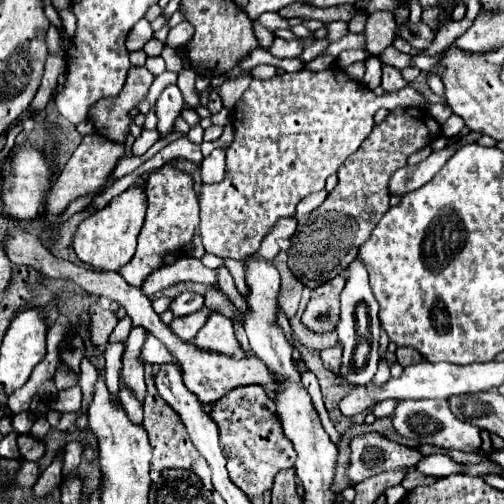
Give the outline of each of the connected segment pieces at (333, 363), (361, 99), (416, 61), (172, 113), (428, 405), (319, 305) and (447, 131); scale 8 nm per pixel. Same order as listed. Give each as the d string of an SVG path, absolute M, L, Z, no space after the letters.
M333 346L333 348L323 348L321 350L321 360L323 360L323 366L331 372L337 372L339 370L339 356L341 356L341 348L339 346Z
M331 68L323 72L301 70L295 74L273 76L269 80L251 80L233 108L231 124L235 128L235 140L227 150L227 176L219 184L203 184L199 194L203 246L209 254L219 258L245 260L255 254L261 240L273 228L279 218L295 216L295 206L311 192L319 192L325 180L339 170L339 166L361 146L373 128L373 116L379 108L393 110L397 106L421 106L425 98L411 86L375 96L361 82L351 80L343 70Z
M443 52L435 54L435 56L418 55L412 58L412 66L417 67L420 70L428 71L431 66L441 67L440 60L443 56Z
M171 84L161 92L155 108L157 108L157 116L159 116L157 130L161 132L161 136L167 136L173 130L173 120L183 110L183 96L181 96L181 90L177 88L177 84Z
M401 400L393 412L393 428L403 438L419 440L423 444L437 444L437 446L451 448L451 450L475 452L481 446L479 428L457 420L451 414L447 400Z
M335 276L327 284L313 290L309 306L303 314L303 322L315 332L335 328L339 318L339 292L343 290L343 276Z
M451 114L451 116L449 116L449 120L441 126L443 136L447 136L447 138L459 136L459 134L463 132L463 128L465 128L465 122L463 122L463 118L459 118L457 114Z

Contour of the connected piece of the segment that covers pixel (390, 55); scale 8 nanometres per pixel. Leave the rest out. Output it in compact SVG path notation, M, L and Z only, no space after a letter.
M387 46L387 48L383 50L383 54L379 54L379 60L381 60L383 64L395 66L395 68L399 68L399 70L405 68L405 66L411 66L411 64L409 64L409 62L411 62L411 56L399 52L395 46Z

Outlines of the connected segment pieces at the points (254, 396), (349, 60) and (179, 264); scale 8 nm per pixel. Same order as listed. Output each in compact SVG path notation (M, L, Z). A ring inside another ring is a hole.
M253 384L233 388L213 404L211 418L219 428L219 444L227 460L229 478L247 496L257 496L265 490L271 490L275 472L291 468L295 464L295 450L283 436L279 420L275 420L275 402L265 394L261 386Z
M349 49L343 51L337 57L337 63L342 68L345 69L349 65L355 62L365 62L368 59L368 52L362 49Z
M181 256L175 264L169 264L169 266L163 266L159 270L155 270L145 280L141 290L163 290L163 288L169 288L173 284L187 282L187 280L201 282L201 284L211 286L211 288L219 288L215 270L205 268L201 264L201 260L195 260L195 258L189 258L189 256Z

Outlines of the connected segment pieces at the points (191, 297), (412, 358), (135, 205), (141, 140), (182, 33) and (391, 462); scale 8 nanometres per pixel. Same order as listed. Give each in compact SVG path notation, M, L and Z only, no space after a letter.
M181 292L169 304L169 310L173 312L173 316L189 316L201 308L203 308L203 296L193 292Z
M403 346L403 348L397 348L397 362L401 364L401 366L407 366L407 364L417 364L419 360L423 360L423 356L417 352L417 350L413 350L413 348L407 348L407 346Z
M131 186L129 190L125 190L123 194L113 198L105 208L97 210L95 214L85 218L77 226L77 232L73 238L73 250L75 250L77 258L85 264L91 264L97 270L117 272L135 254L137 236L143 226L145 210L147 210L147 200L145 200L143 186Z
M143 130L141 136L133 143L133 156L145 154L157 140L159 140L159 132L157 130Z
M182 21L174 28L170 29L167 36L167 45L172 48L184 46L193 35L193 27L187 21Z
M371 432L353 438L351 442L351 466L349 466L349 480L355 484L371 478L379 472L395 470L399 466L413 468L425 454L411 452L407 446L395 444L385 436Z

